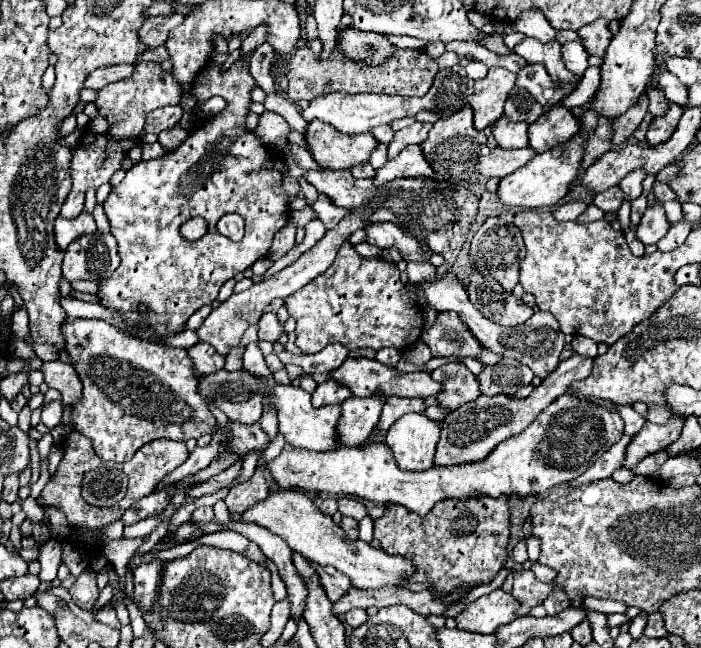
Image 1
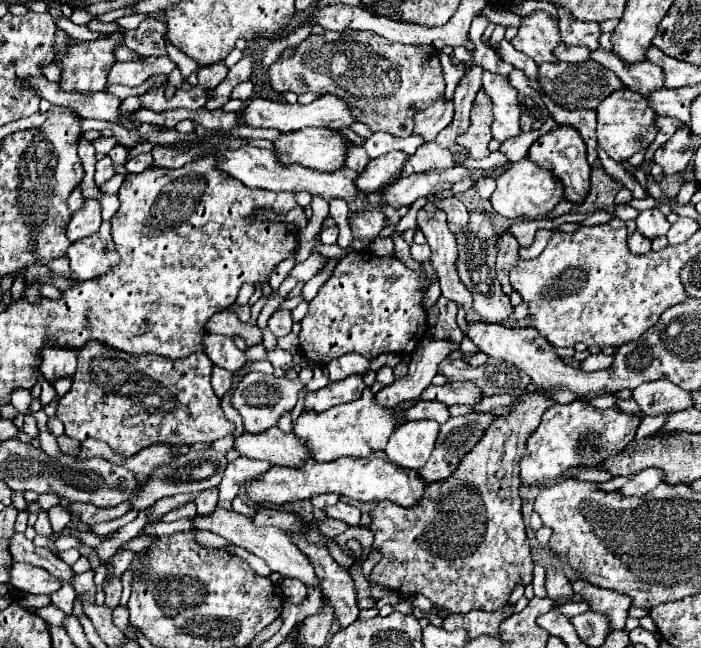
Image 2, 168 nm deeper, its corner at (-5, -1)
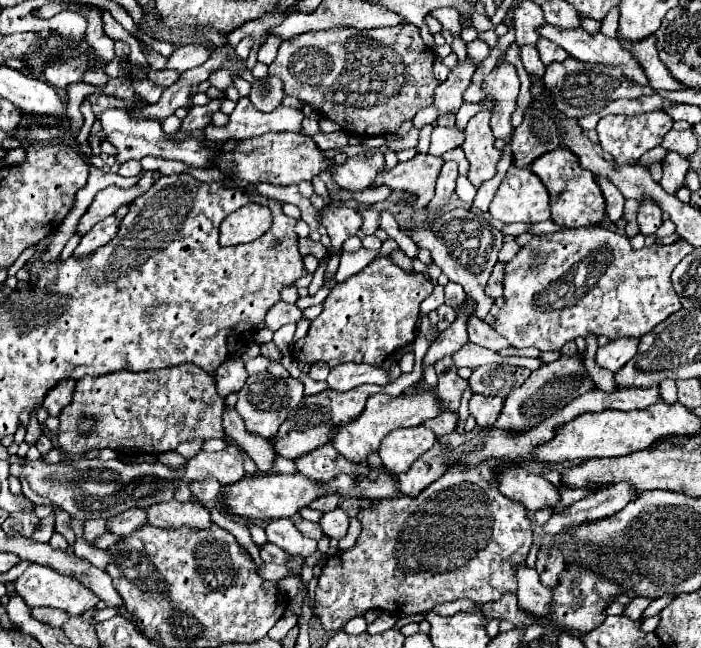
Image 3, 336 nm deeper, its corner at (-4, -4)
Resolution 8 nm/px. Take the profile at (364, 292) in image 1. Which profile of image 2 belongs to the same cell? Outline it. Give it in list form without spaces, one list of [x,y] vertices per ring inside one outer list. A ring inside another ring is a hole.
[[[351,252],[339,260],[331,278],[319,288],[317,296],[309,302],[309,312],[301,320],[299,342],[307,360],[317,364],[327,364],[333,358],[339,358],[347,352],[357,352],[365,358],[375,358],[381,352],[393,352],[407,356],[427,334],[427,314],[419,298],[419,288],[427,288],[429,280],[425,274],[419,274],[407,268],[395,256],[379,258],[371,252]]]

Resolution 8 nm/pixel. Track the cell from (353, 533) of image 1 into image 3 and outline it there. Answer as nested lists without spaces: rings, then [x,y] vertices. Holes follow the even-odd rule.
[[[304,519],[302,521],[296,521],[296,529],[300,529],[300,533],[304,533],[306,537],[316,539],[316,541],[324,535],[318,523],[310,523],[310,521],[304,521]]]

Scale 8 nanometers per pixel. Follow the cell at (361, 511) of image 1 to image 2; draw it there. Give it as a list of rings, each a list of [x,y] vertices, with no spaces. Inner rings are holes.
[[[337,502],[335,506],[325,508],[325,514],[331,516],[331,518],[335,518],[335,520],[343,520],[349,526],[357,526],[359,524],[359,518],[361,518],[361,510],[357,506],[345,504],[345,502]]]

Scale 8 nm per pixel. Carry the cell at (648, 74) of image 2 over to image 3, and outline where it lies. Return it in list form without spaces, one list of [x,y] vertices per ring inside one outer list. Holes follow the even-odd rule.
[[[544,23],[540,29],[536,29],[540,37],[554,41],[560,45],[570,57],[584,61],[584,63],[604,63],[604,65],[618,65],[636,81],[638,85],[648,85],[648,79],[644,77],[644,71],[636,61],[632,61],[632,55],[620,47],[618,39],[604,37],[602,33],[586,33],[582,27],[578,29],[562,29],[556,25]]]

